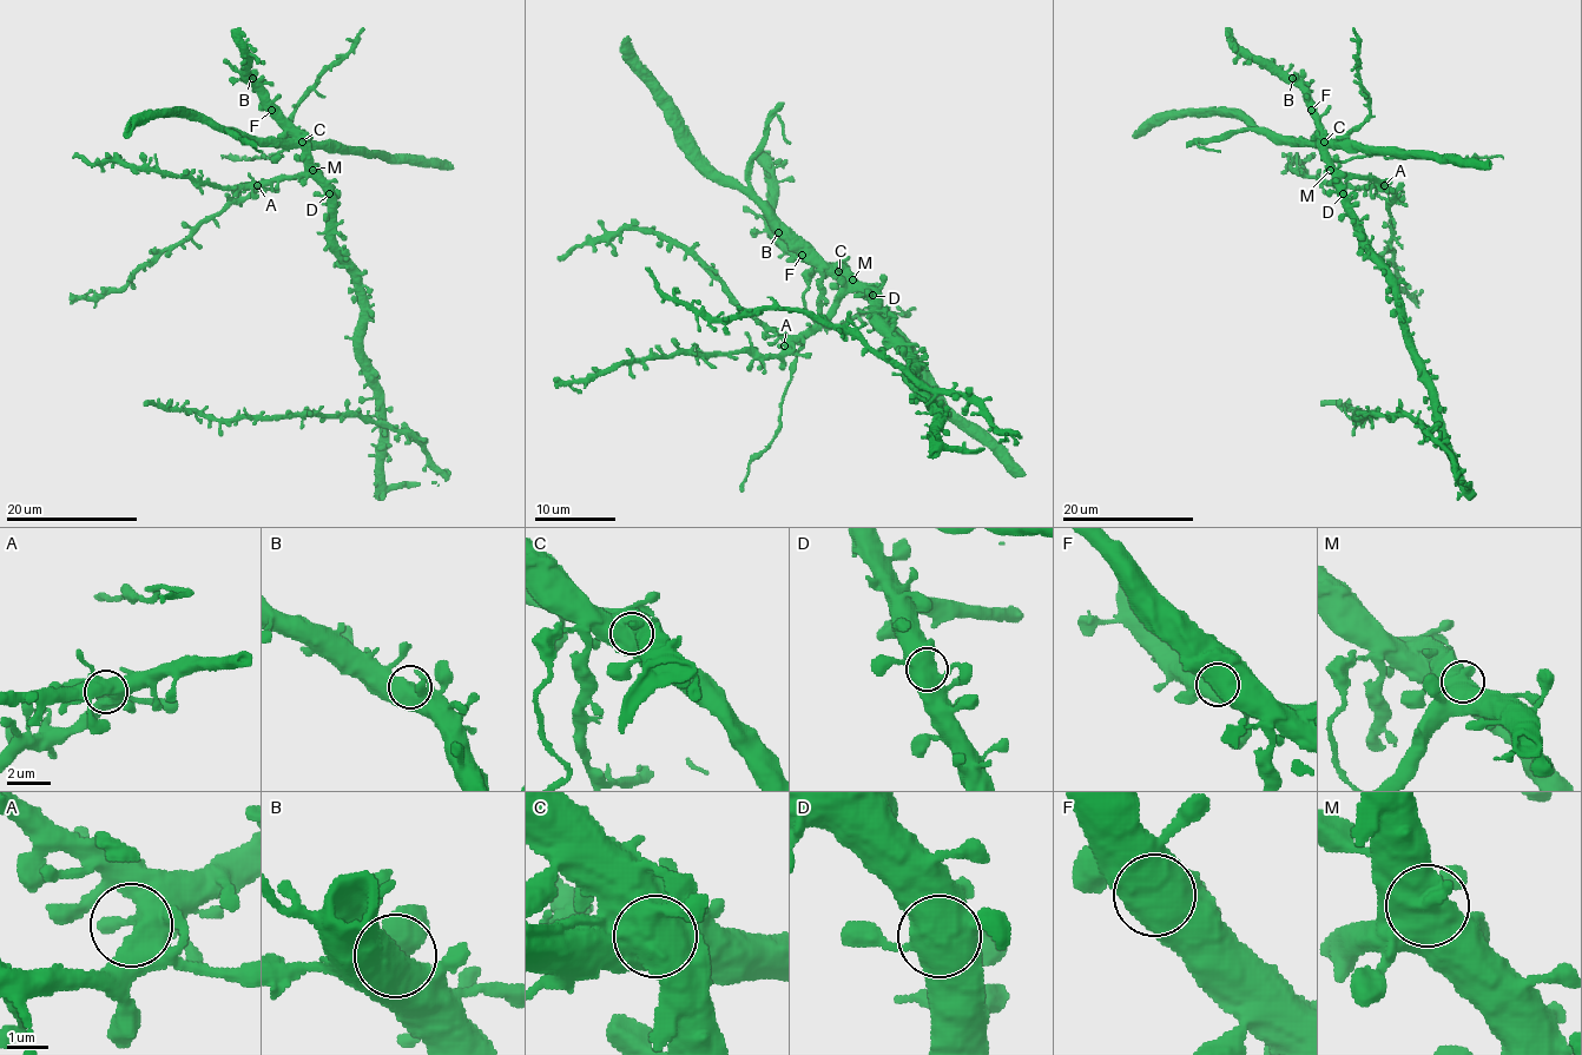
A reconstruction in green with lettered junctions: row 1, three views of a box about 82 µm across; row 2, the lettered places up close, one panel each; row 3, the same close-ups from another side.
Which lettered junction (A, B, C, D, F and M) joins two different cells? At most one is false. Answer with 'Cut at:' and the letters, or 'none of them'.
Cut at: C

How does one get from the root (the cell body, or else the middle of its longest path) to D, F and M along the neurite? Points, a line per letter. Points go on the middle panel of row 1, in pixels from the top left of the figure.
D: (909, 360), (878, 325), (878, 305), (872, 295)
F: (909, 360), (878, 325), (878, 308), (875, 302), (849, 275), (802, 255)
M: (909, 360), (884, 336), (878, 325), (878, 308), (852, 279)

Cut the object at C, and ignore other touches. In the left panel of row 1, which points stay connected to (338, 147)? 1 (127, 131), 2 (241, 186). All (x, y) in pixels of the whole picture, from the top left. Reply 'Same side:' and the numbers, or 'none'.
Same side: 1

